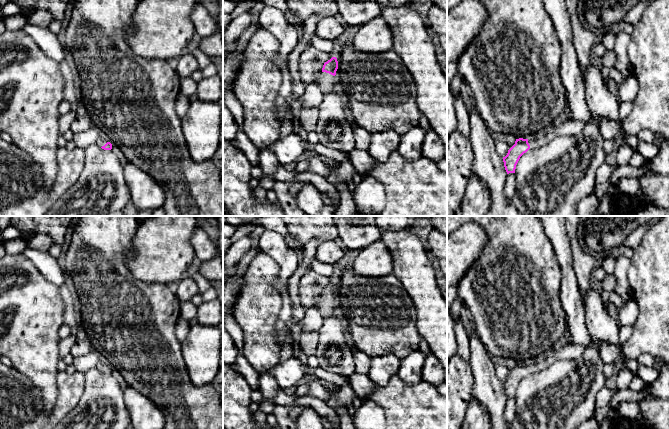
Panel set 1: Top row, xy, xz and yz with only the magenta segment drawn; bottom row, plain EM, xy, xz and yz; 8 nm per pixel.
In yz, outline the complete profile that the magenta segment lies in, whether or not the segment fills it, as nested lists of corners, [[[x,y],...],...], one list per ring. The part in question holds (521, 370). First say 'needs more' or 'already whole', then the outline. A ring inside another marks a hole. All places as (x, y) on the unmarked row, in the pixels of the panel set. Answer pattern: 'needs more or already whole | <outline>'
needs more | [[[567,342],[566,344],[561,343],[553,350],[539,356],[529,363],[516,363],[515,368],[508,374],[507,379],[503,381],[507,398],[515,397],[516,389],[520,381],[530,372],[541,371],[556,361],[579,358],[589,346],[590,344],[581,346],[572,344],[571,342]]]

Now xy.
needs more | [[[101,358],[98,361],[97,369],[100,370],[104,374],[111,374],[112,373],[112,368],[110,366],[108,366],[106,361]]]

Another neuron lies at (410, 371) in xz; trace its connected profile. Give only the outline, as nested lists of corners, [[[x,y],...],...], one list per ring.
[[[417,350],[401,359],[397,376],[409,385],[417,384],[422,380],[422,366],[427,355]]]

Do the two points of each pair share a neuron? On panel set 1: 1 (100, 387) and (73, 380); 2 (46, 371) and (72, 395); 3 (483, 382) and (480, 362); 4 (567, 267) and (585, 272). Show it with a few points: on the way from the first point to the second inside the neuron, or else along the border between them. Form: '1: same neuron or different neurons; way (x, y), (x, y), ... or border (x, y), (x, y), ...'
1: different neurons; border (85, 374), (84, 392), (75, 405)
2: different neurons; border (58, 371), (56, 376), (55, 403)
3: same neuron; way (483, 377), (482, 367)
4: different neurons; border (569, 246), (572, 252), (573, 270), (579, 292)

